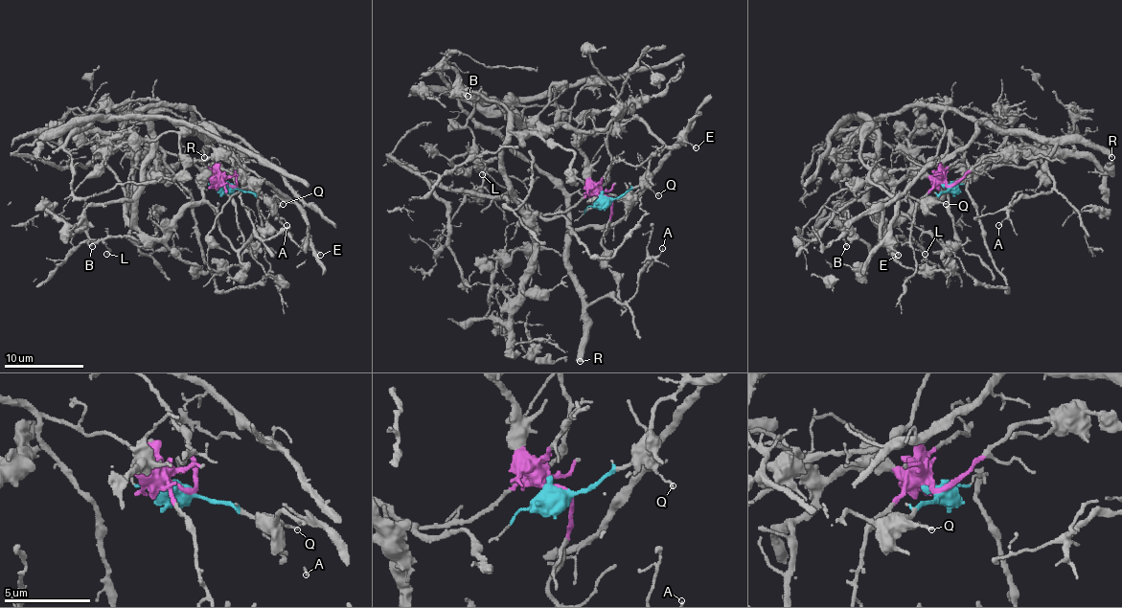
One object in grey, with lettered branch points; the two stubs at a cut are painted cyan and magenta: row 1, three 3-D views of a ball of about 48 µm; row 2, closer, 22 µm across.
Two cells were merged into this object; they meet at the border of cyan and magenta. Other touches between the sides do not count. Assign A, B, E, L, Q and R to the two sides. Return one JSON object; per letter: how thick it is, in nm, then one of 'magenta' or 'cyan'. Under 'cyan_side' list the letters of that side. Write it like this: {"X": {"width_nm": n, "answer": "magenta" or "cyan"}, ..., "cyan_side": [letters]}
{"A": {"width_nm": 110, "answer": "cyan"}, "B": {"width_nm": 170, "answer": "magenta"}, "E": {"width_nm": 150, "answer": "cyan"}, "L": {"width_nm": 120, "answer": "magenta"}, "Q": {"width_nm": 130, "answer": "cyan"}, "R": {"width_nm": 440, "answer": "cyan"}, "cyan_side": ["A", "E", "Q", "R"]}

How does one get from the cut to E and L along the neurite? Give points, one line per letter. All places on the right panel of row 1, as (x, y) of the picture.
E: (949, 187), (934, 198), (908, 196), (899, 203), (891, 224), (891, 246), (899, 254)
L: (947, 187), (930, 177), (904, 177), (875, 209), (884, 238), (895, 242), (903, 236), (925, 254)

